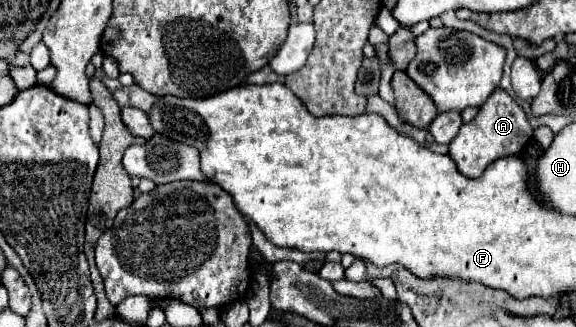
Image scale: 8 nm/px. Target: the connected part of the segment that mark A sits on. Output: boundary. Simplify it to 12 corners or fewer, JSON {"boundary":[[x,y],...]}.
{"boundary":[[497,88],[449,144],[459,172],[479,178],[517,154],[531,126]]}

